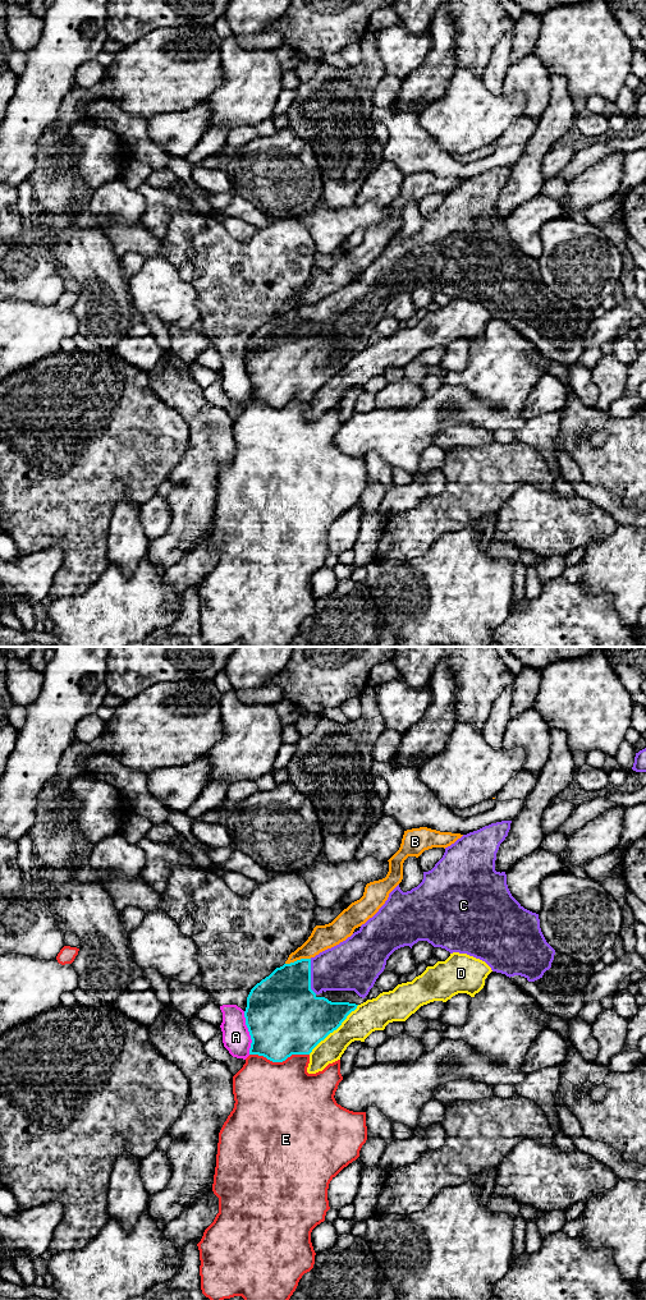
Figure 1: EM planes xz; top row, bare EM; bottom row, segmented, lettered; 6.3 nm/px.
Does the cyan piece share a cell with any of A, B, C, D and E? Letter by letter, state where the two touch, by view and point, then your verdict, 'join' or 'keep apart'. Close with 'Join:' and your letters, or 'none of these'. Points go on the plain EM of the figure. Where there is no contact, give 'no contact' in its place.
A: xz (250, 379) | keep apart
B: xz (297, 306) | keep apart
C: xz (310, 322) | join
D: xz (334, 375) | keep apart
E: xz (279, 407) | keep apart
Join: C

